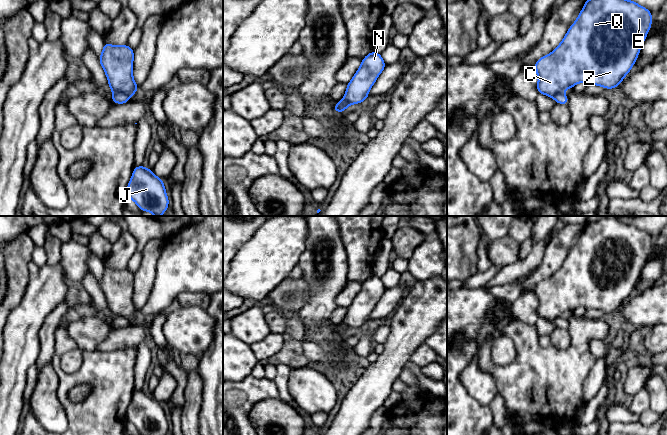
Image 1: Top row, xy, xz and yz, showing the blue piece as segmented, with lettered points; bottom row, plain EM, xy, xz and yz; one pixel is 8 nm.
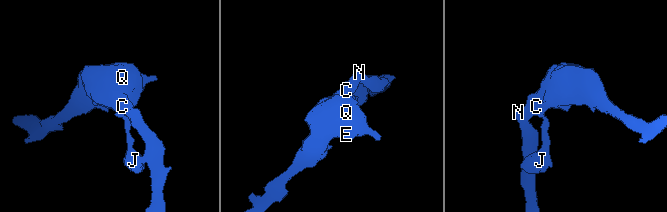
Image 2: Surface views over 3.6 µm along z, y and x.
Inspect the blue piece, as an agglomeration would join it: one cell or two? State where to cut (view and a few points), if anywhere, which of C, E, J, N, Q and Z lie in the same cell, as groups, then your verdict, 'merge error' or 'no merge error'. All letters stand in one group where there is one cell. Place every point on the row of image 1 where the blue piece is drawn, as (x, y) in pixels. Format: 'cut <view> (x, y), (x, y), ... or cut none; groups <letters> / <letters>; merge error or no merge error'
cut xy (114, 91), (120, 91), (129, 98); groups C E N Q Z / J; merge error

